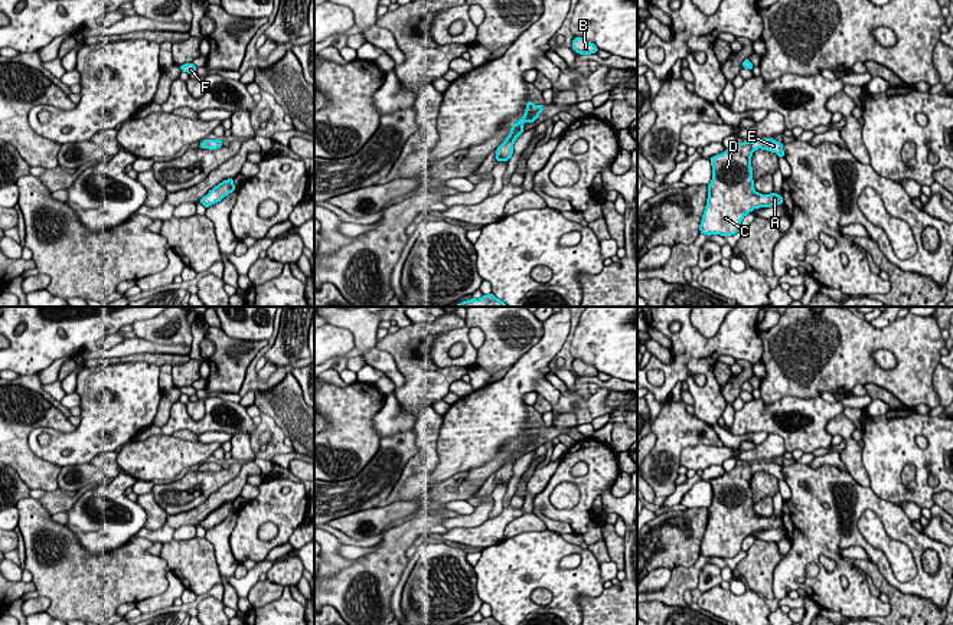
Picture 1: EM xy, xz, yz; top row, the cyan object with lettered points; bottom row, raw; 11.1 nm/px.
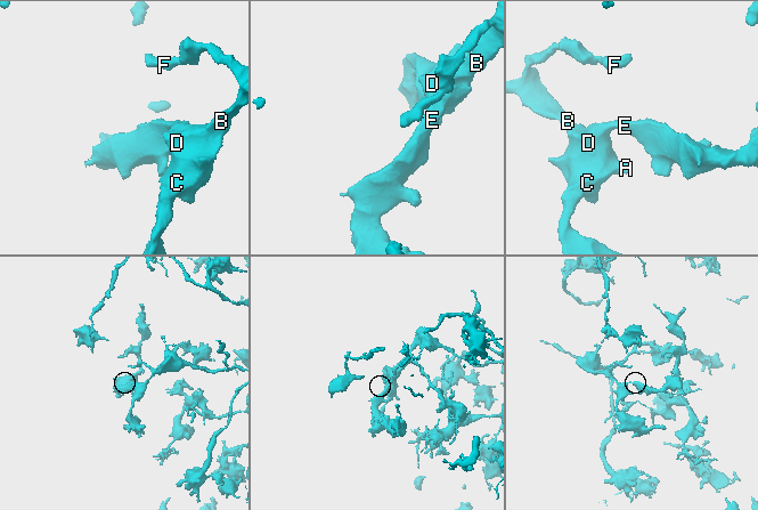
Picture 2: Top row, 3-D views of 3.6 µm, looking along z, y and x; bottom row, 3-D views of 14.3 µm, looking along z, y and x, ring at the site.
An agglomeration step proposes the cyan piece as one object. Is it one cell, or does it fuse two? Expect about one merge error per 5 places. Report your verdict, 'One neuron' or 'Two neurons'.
One neuron

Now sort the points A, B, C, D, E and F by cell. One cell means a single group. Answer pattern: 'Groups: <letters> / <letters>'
Groups: A B C D E F

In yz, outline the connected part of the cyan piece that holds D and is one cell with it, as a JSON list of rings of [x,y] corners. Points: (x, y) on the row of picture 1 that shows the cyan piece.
[[[773,138],[735,143],[730,150],[709,158],[712,181],[699,232],[708,236],[731,236],[741,229],[745,215],[758,207],[779,206],[781,194],[760,194],[754,190],[751,156],[757,148],[784,157],[783,143]]]

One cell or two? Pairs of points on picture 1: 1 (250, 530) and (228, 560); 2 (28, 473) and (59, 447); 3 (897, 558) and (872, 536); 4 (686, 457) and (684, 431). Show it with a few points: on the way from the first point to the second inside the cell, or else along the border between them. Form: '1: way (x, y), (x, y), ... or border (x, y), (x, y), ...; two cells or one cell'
1: border (235, 522), (229, 537), (229, 550), (238, 562); two cells
2: border (33, 428), (28, 447), (41, 458), (61, 467); two cells
3: way (891, 552), (878, 539); one cell
4: border (720, 447), (688, 445), (681, 454), (679, 465); two cells

